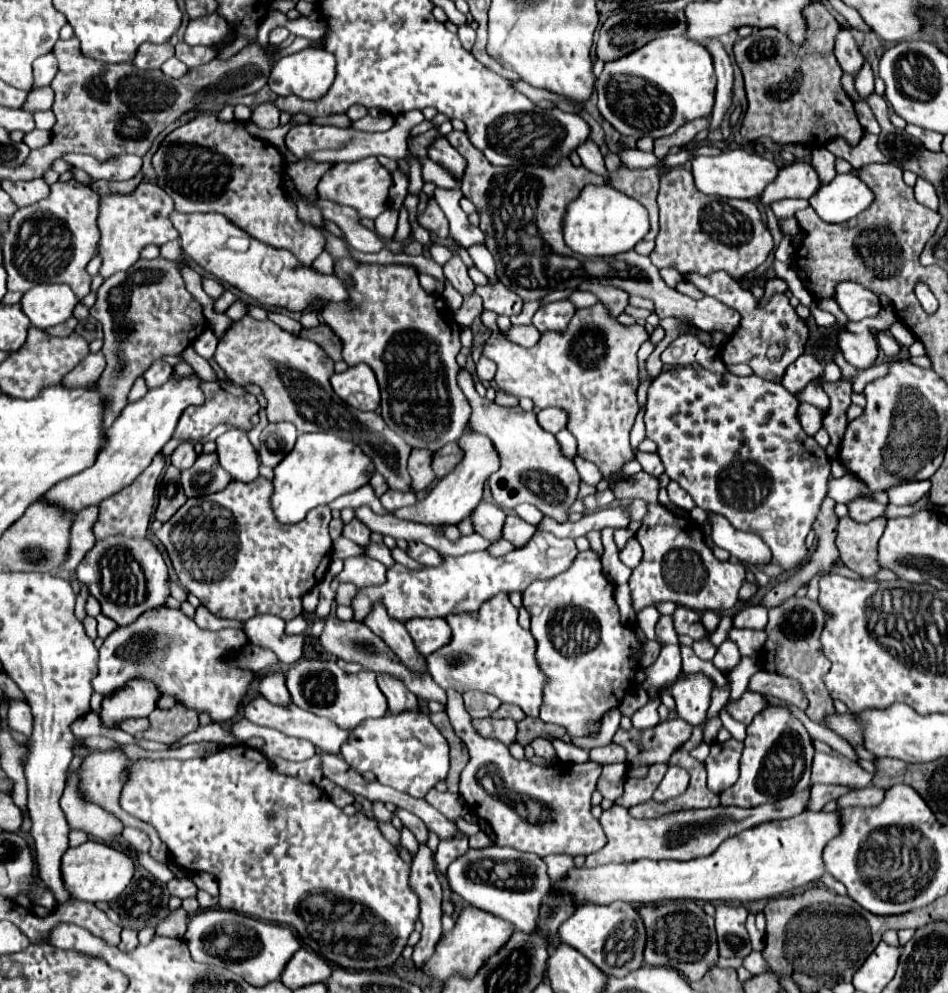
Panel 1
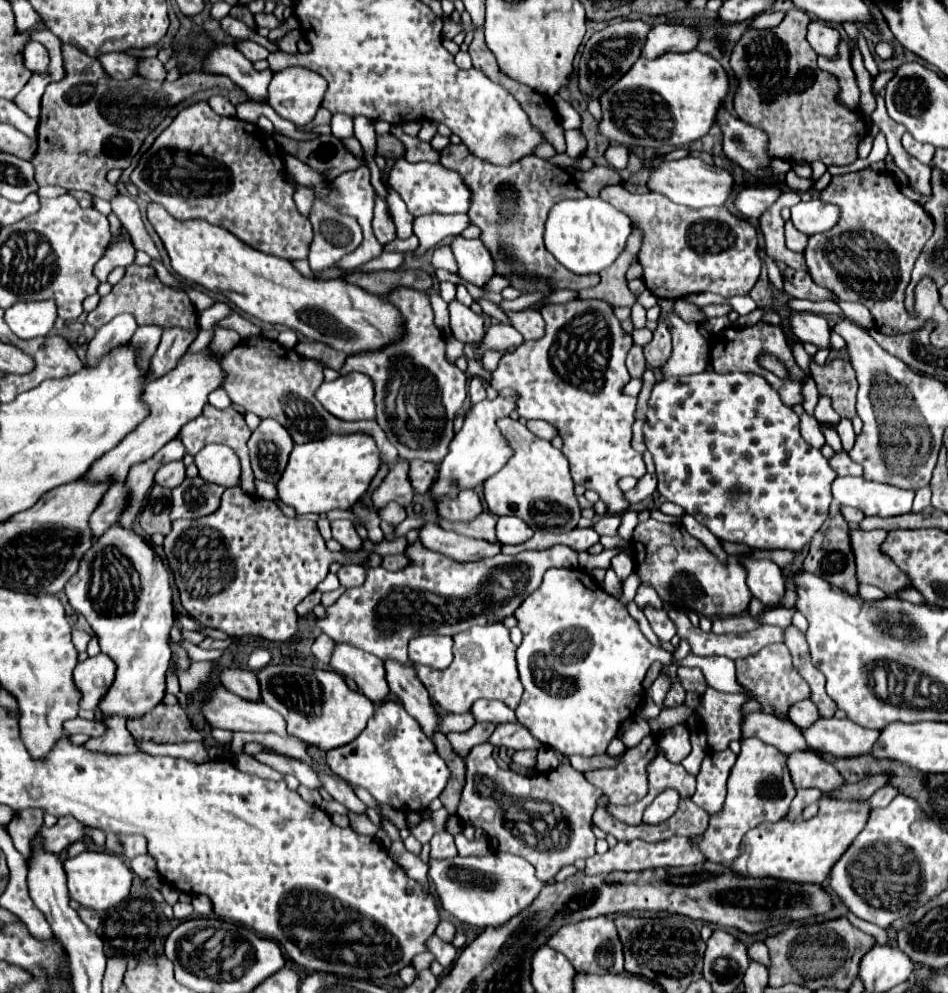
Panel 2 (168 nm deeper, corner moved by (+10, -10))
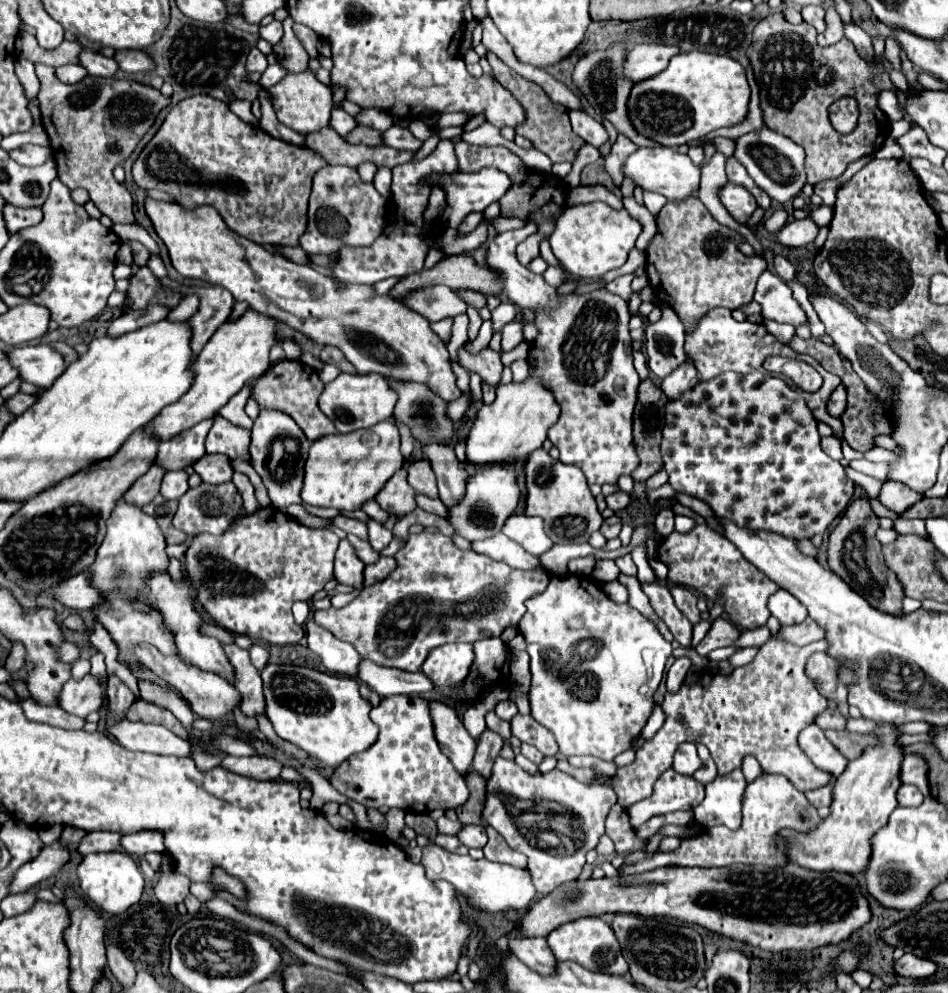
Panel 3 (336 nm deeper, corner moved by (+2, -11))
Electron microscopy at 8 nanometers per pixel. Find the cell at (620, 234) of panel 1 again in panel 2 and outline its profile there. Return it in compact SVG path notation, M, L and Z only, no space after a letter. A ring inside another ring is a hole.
M586 196L582 200L562 200L552 206L546 220L544 244L550 254L574 274L598 274L620 256L630 232L630 218L626 214L600 198Z

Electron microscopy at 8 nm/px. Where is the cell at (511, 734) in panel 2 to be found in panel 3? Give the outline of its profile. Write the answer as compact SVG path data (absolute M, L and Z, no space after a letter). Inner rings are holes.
M516 715L512 721L512 735L518 737L522 743L528 743L528 745L534 745L540 753L544 755L556 755L558 753L558 747L556 747L556 741L552 739L552 733L536 723L530 715Z

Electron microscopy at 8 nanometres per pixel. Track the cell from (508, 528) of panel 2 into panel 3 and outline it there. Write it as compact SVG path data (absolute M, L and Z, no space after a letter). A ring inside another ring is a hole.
M512 515L502 525L502 533L522 545L528 553L540 555L552 547L552 541L542 529L540 517L526 517L526 515Z

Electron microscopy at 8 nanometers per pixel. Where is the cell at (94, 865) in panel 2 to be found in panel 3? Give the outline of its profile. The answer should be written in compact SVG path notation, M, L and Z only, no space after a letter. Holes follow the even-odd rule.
M122 851L86 855L78 865L78 879L80 879L82 893L106 913L124 913L128 907L140 901L140 895L144 889L144 877L136 861Z

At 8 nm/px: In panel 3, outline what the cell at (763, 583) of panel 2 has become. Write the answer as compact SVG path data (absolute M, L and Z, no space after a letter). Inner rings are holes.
M778 589L770 599L768 599L768 609L770 613L782 623L782 625L792 625L792 623L802 623L804 617L808 617L806 607L790 595L786 589Z

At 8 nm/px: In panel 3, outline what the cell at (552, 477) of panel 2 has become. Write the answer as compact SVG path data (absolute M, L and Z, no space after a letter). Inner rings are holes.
M540 447L528 457L524 473L526 473L528 493L522 513L532 517L542 517L544 531L554 543L586 543L590 533L600 529L604 519L588 489L584 473L578 467L564 465L552 459L550 453L544 447Z

